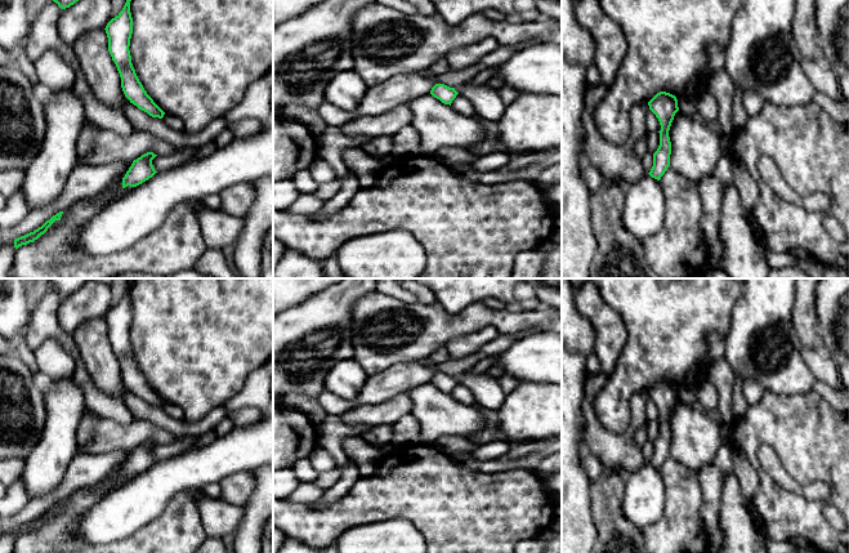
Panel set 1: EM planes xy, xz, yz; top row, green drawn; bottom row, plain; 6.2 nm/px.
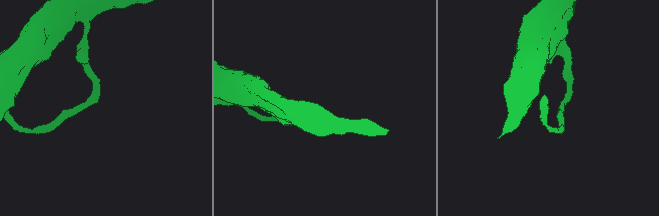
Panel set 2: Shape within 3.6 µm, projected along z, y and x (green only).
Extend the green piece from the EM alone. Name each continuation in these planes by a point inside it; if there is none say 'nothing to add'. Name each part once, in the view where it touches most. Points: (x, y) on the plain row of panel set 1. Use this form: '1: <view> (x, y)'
nothing to add

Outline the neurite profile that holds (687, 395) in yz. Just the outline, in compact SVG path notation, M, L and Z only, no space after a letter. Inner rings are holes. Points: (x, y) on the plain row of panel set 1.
M679 387L678 396L679 396L680 401L683 401L688 405L692 405L692 406L698 406L696 389L691 388L691 387Z

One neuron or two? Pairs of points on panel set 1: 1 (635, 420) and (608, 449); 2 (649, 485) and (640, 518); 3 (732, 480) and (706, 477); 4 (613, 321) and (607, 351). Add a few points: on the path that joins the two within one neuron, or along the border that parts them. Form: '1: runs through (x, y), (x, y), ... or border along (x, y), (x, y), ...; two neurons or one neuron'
1: runs through (631, 428), (616, 445); one neuron
2: runs through (644, 493), (642, 511); one neuron
3: border along (723, 475), (723, 493), (718, 508); two neurons
4: runs through (611, 329), (610, 343); one neuron

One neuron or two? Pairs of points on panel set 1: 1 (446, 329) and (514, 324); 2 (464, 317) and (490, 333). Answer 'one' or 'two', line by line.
1: one
2: two

